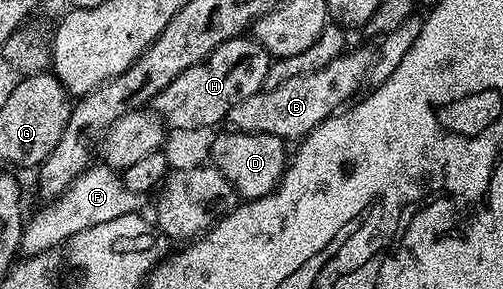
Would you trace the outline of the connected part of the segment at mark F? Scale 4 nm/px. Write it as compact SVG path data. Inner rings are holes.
M99 161L85 168L75 180L57 198L42 204L43 208L35 216L28 218L23 225L21 251L24 256L45 253L62 248L68 241L78 237L82 231L94 231L104 221L114 221L116 217L125 217L142 212L144 196L125 189L122 174L116 168Z

